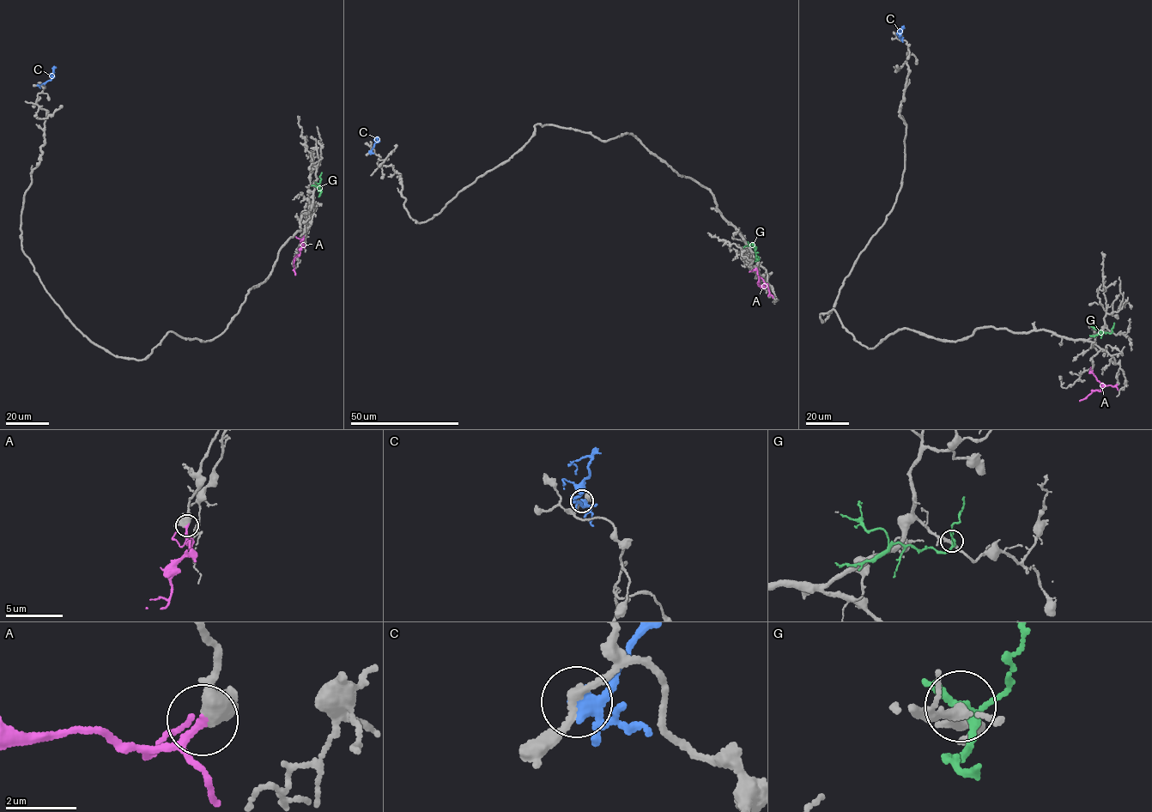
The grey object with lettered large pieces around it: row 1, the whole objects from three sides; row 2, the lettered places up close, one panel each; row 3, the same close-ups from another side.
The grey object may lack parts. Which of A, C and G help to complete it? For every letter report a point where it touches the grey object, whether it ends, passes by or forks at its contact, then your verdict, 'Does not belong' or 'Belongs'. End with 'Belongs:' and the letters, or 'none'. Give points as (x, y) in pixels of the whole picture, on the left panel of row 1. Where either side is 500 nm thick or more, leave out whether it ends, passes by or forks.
A: Touches grey at (303, 240). Does not belong
C: Touches grey at (38, 85). It forks there. Does not belong
G: Touches grey at (317, 184). It passes by. Does not belong
Belongs: none

